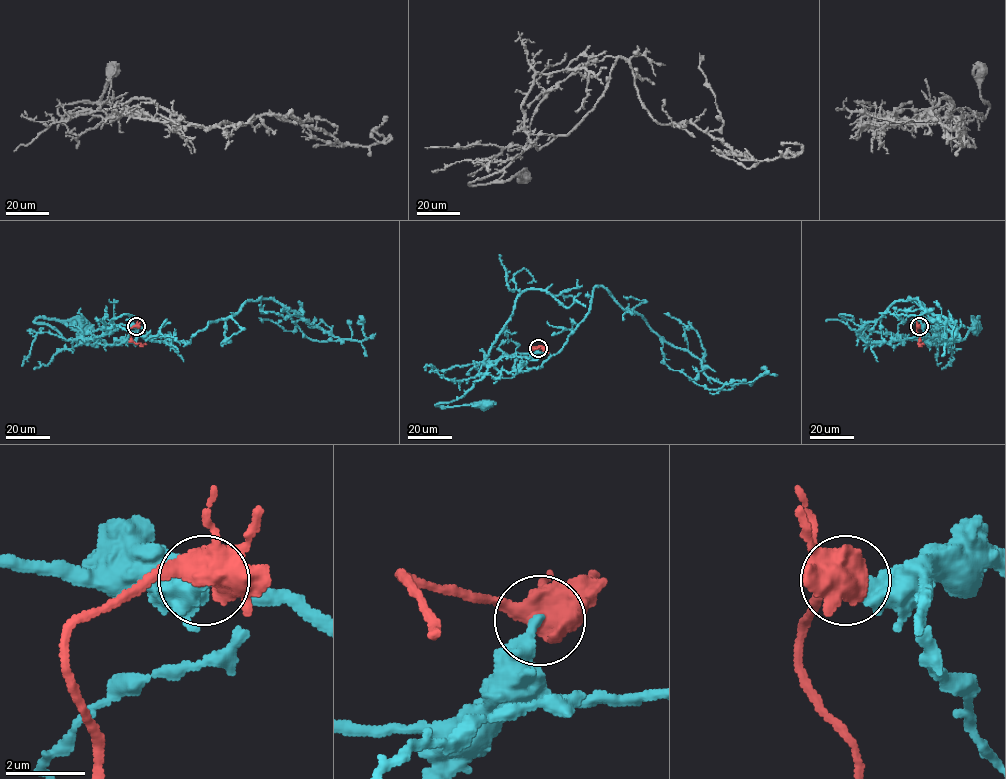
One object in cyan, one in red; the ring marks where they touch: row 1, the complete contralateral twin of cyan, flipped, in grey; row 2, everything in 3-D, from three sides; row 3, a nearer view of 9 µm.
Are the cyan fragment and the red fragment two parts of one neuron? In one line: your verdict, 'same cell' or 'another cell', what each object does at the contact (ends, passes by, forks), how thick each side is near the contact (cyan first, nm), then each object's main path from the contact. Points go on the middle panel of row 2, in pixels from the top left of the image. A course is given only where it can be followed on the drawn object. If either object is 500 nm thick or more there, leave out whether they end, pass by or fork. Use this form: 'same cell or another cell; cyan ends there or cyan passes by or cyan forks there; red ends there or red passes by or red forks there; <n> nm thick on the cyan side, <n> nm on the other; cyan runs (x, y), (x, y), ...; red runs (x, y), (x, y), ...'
another cell; 340 nm thick on the cyan side, 650 nm on the other; cyan runs (539, 348), (531, 354), (515, 353), (486, 361), (485, 375), (464, 395), (436, 404), (484, 403); red runs (539, 348), (531, 345), (533, 348), (542, 347), (547, 353)

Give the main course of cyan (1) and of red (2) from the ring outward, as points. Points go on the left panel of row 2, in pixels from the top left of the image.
1: (137, 326), (99, 328), (84, 334), (85, 340), (79, 343), (34, 321), (72, 320), (82, 326)
2: (137, 326), (129, 329), (131, 339), (145, 344)

